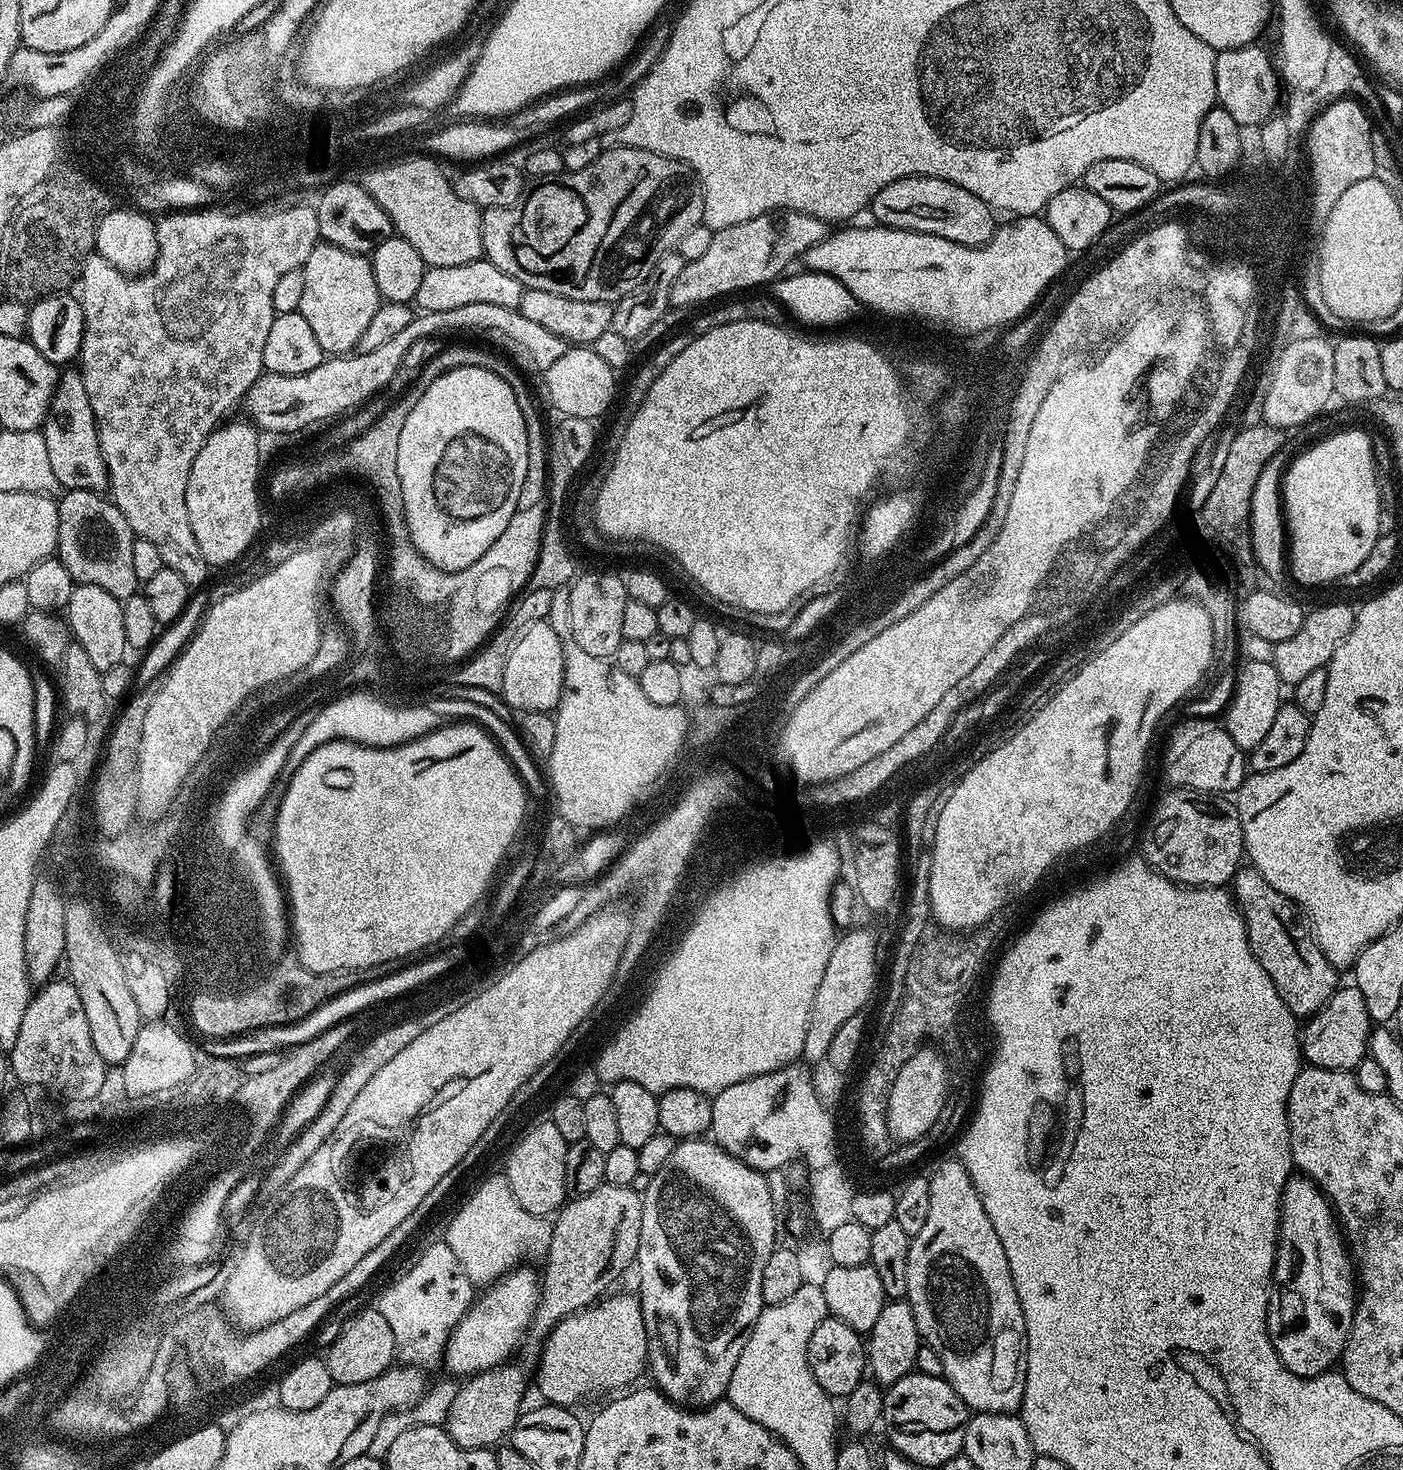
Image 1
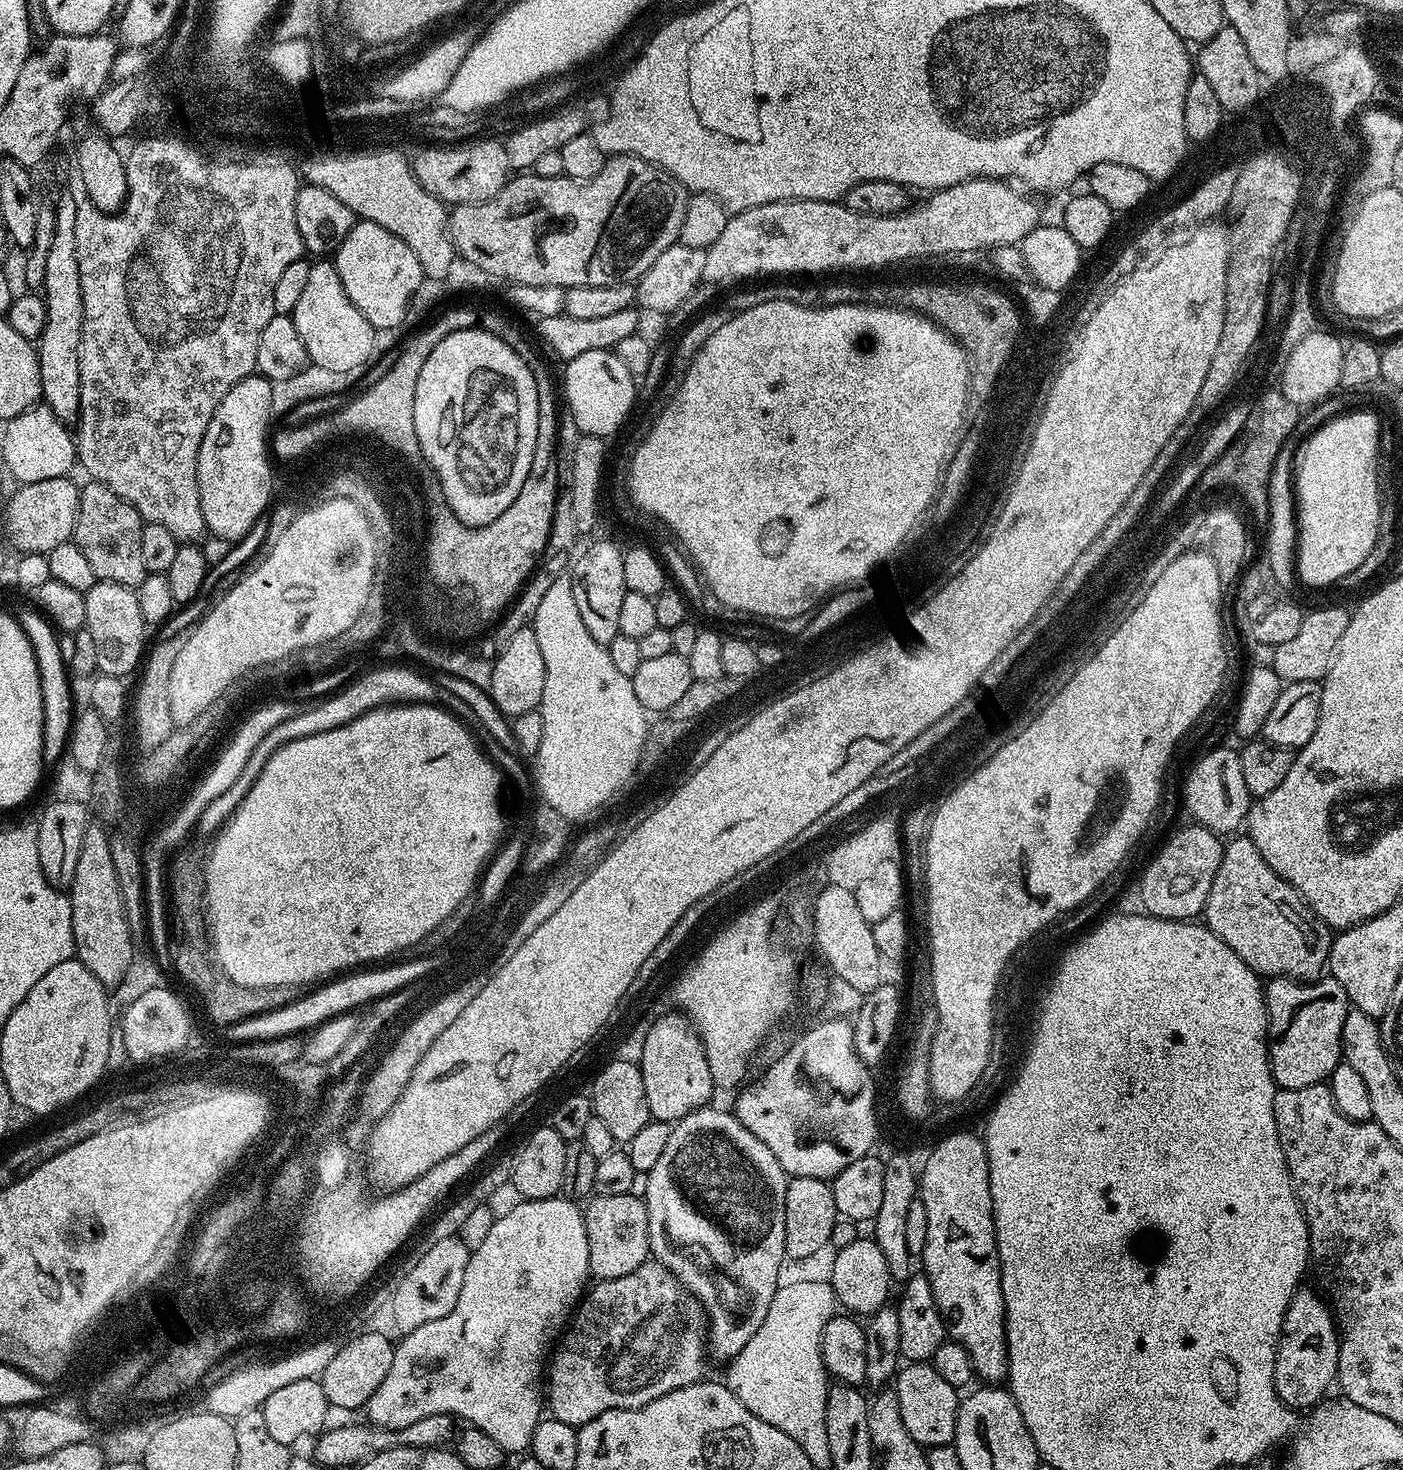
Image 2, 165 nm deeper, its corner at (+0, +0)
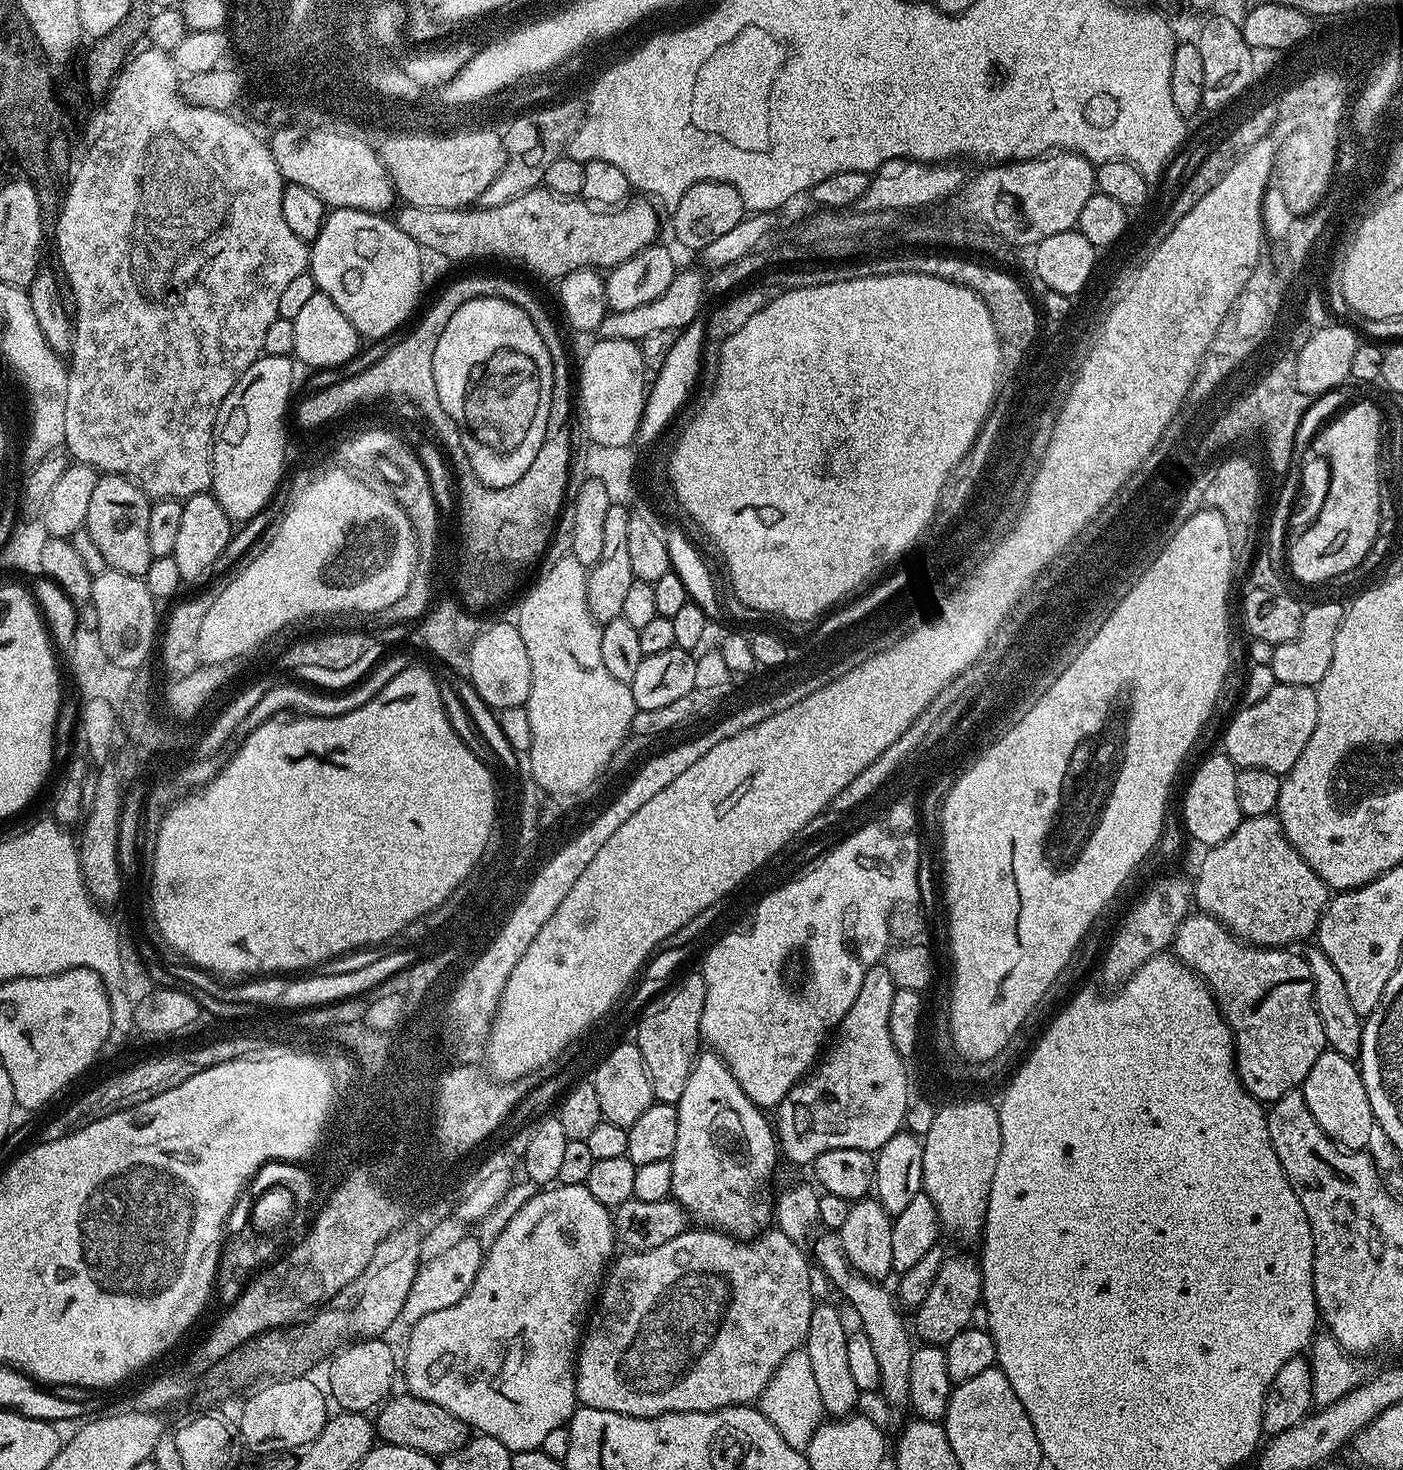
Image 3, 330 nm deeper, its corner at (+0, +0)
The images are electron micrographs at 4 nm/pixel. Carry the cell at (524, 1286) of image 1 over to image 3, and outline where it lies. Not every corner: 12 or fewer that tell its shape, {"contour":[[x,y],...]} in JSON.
{"contour":[[587,1184],[538,1190],[402,1380],[508,1451],[575,1414],[617,1247]]}

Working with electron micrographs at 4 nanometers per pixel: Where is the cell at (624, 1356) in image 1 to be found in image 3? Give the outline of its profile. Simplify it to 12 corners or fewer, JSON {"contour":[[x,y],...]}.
{"contour":[[685,1230],[615,1257],[576,1399],[752,1406],[803,1345],[805,1249]]}

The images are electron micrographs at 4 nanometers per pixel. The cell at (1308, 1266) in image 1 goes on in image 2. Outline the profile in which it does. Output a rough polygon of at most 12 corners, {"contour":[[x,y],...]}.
{"contour":[[1297,1290],[1280,1324],[1274,1386],[1308,1410],[1333,1387],[1338,1325]]}

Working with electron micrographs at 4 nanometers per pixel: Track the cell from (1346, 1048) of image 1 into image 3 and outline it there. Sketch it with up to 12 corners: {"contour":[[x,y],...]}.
{"contour":[[1190,914],[1174,955],[1212,989],[1261,1102],[1326,1050],[1310,966]]}

